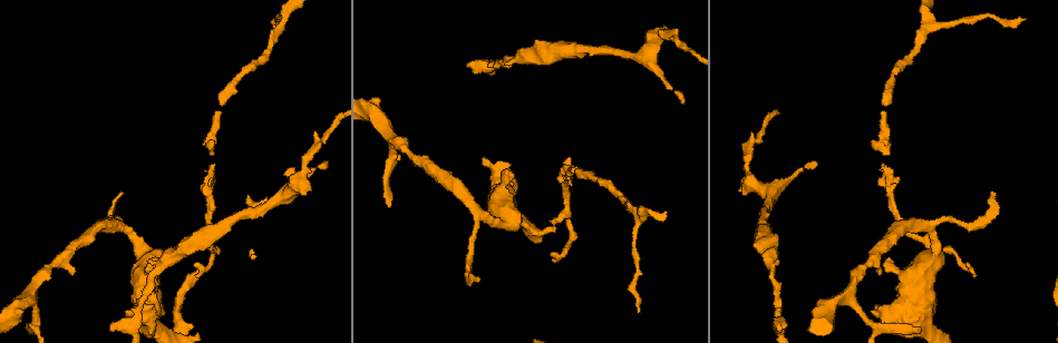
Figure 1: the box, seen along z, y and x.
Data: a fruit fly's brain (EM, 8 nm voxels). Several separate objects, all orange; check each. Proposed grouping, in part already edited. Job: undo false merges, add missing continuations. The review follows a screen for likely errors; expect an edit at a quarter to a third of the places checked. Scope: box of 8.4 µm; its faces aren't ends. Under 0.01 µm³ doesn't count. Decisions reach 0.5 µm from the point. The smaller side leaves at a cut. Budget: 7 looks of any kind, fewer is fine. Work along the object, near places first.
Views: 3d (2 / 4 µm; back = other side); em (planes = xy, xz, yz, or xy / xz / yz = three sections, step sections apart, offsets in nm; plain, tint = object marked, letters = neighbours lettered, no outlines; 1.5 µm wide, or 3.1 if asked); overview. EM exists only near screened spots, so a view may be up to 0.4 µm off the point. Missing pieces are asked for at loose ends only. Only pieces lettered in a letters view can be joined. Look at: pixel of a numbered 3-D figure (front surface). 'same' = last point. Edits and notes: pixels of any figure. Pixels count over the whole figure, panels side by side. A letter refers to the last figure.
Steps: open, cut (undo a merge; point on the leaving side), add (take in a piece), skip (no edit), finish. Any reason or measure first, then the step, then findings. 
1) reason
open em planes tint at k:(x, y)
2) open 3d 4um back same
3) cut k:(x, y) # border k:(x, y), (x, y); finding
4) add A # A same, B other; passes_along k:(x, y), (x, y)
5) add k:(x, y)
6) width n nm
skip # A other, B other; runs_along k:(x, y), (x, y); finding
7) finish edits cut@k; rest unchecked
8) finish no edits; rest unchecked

an open end
open 3d 2um at 1:(555, 260)

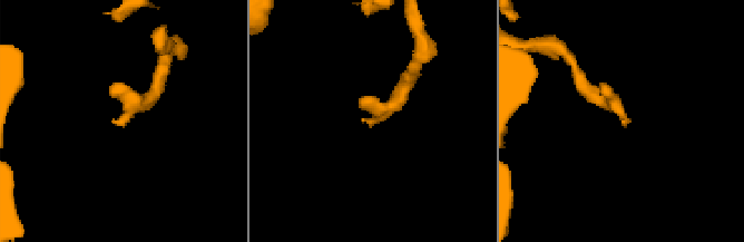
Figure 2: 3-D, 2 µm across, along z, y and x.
now the EM
open em planes plain at 2:(371, 124)

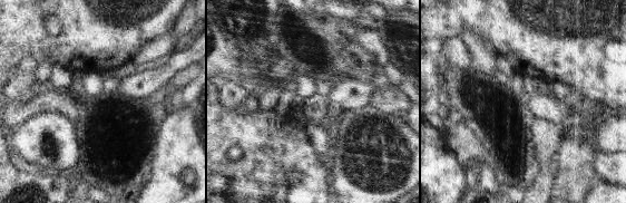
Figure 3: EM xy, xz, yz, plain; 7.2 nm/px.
what lies round it
open em planes letters same

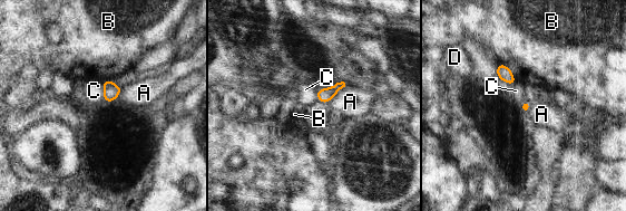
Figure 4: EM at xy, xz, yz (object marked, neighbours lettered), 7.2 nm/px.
longest_contact B 190 nm
skip # A other, B other, C other, D other; border 4:(345, 86), (328, 104); none of them fits

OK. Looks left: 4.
a fork
open 3d 2um at 1:(928, 229)

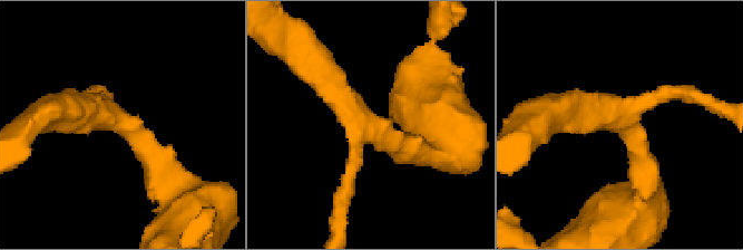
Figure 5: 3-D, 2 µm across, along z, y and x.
open em yz step 4 tint at 5:(116, 119)

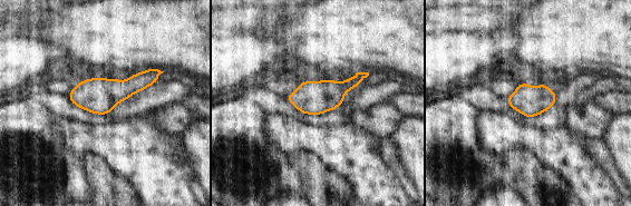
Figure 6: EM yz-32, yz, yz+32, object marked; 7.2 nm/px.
open em xy step 4 letters same

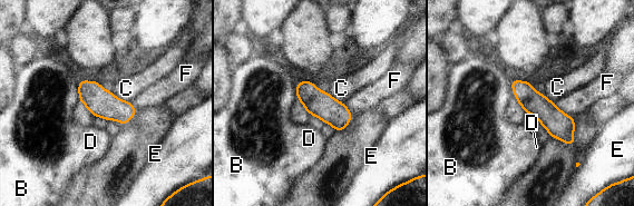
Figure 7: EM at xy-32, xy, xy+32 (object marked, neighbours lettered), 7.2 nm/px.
arms 3
skip # B other, C other, D other, E other, F other; border 7:(110, 91), (123, 100), (130, 100); all the same neuron

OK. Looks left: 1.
finish no edits; rest unchecked

